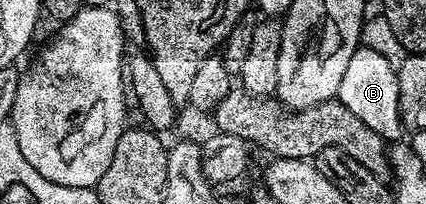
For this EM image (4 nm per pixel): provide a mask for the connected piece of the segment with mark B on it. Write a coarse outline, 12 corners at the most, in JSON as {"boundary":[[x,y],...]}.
{"boundary":[[356,48],[338,100],[388,143],[406,132],[397,66]]}

